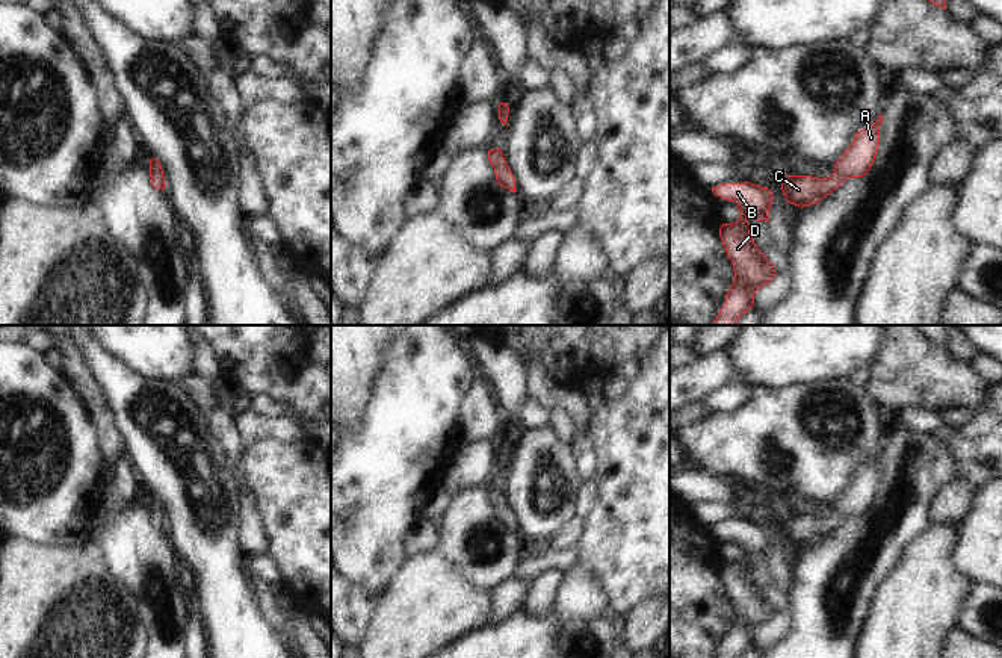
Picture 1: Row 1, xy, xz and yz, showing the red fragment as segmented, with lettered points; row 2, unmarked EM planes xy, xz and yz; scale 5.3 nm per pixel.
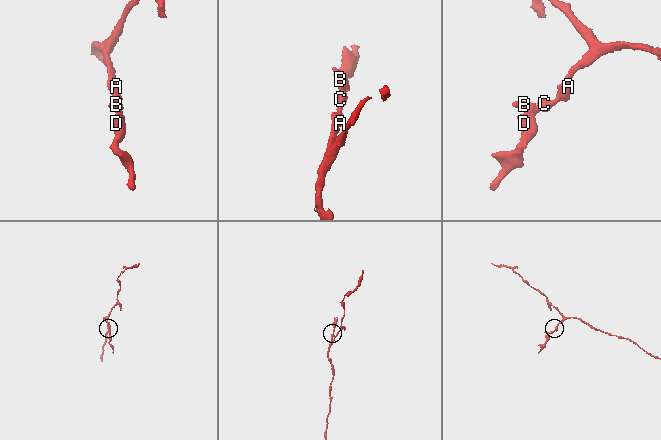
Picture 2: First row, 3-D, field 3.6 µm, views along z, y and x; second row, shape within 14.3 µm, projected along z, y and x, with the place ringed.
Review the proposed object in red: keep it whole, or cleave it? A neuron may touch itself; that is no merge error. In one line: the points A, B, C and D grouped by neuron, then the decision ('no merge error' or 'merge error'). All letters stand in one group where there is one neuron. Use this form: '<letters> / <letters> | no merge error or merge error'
A B C D | no merge error

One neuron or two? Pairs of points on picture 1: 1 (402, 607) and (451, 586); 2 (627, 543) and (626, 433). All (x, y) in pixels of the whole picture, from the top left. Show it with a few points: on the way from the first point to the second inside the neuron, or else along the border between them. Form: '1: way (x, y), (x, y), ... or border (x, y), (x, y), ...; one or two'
1: way (414, 607), (431, 605), (439, 598); one
2: way (629, 516), (629, 460); one

